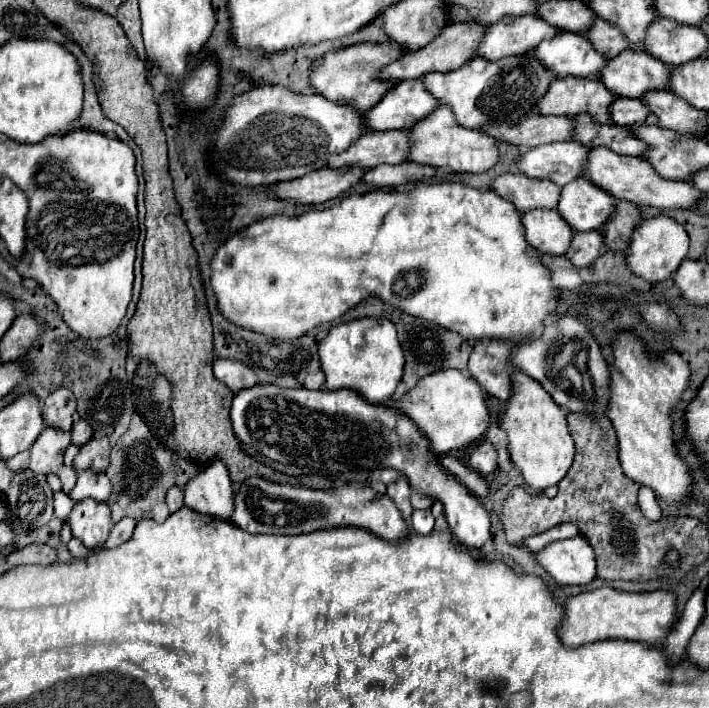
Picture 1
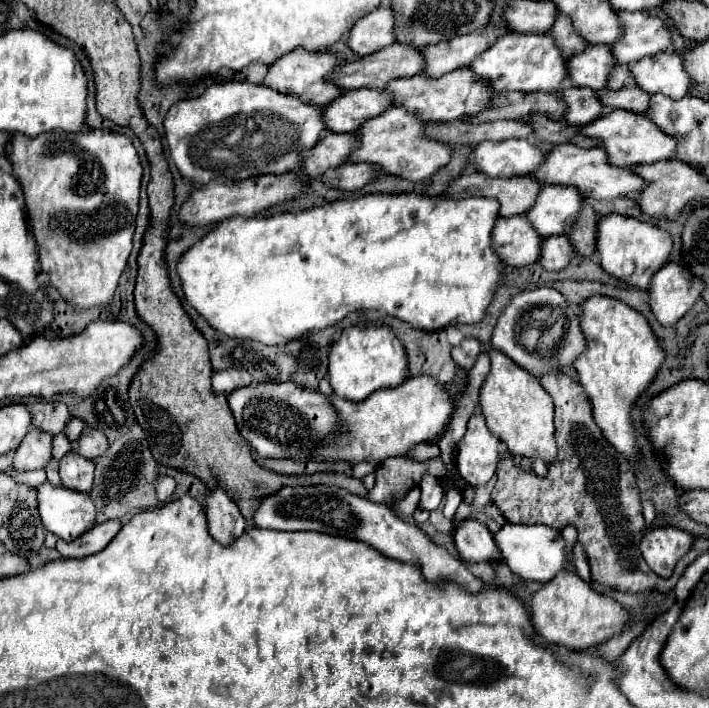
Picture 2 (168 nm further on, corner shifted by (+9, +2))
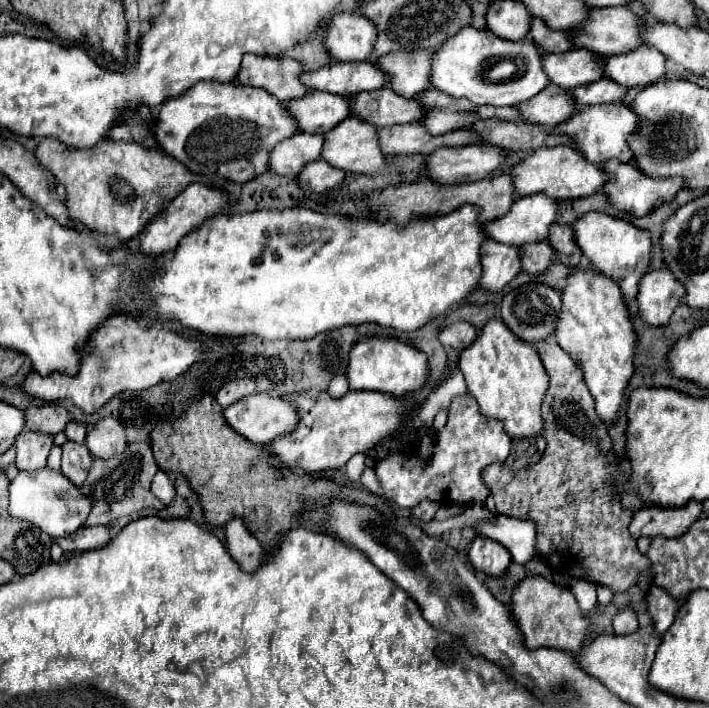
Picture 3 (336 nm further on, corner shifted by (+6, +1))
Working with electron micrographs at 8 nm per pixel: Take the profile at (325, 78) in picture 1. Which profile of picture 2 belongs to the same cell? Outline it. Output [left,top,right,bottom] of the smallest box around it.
[262,49,344,107]

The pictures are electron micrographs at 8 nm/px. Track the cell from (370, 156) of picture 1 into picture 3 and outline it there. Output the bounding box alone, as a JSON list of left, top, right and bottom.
[269,134,325,178]

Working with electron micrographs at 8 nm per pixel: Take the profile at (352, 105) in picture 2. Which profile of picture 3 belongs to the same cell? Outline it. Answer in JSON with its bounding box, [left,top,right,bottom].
[285,92,353,134]

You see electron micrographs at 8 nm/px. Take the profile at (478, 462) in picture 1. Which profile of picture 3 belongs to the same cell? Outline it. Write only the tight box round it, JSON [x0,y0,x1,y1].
[375,394,511,510]

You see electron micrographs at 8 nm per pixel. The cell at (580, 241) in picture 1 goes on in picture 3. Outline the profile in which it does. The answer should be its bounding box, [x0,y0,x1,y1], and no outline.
[521,240,555,274]

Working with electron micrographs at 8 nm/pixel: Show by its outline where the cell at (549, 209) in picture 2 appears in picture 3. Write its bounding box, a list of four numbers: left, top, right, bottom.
[483,196,559,246]

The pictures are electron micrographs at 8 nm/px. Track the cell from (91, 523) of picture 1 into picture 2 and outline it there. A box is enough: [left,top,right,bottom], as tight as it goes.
[36,481,94,541]

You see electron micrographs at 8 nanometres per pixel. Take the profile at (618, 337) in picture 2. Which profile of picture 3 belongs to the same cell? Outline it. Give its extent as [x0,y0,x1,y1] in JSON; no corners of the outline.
[557,270,637,426]

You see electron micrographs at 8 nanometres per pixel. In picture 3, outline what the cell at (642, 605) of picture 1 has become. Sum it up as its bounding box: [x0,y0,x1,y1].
[511,576,591,654]

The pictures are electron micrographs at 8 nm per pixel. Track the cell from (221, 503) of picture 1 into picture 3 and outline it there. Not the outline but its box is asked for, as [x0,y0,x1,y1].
[223,518,263,572]

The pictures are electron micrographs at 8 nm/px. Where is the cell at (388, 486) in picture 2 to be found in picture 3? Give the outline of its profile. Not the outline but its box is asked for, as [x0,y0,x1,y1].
[361,468,379,494]

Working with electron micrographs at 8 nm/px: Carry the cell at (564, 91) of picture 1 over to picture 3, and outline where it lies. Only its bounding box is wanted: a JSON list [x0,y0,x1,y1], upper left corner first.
[417,88,521,134]

